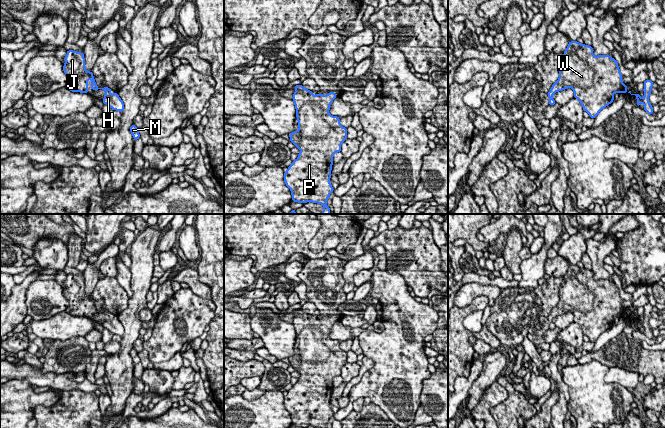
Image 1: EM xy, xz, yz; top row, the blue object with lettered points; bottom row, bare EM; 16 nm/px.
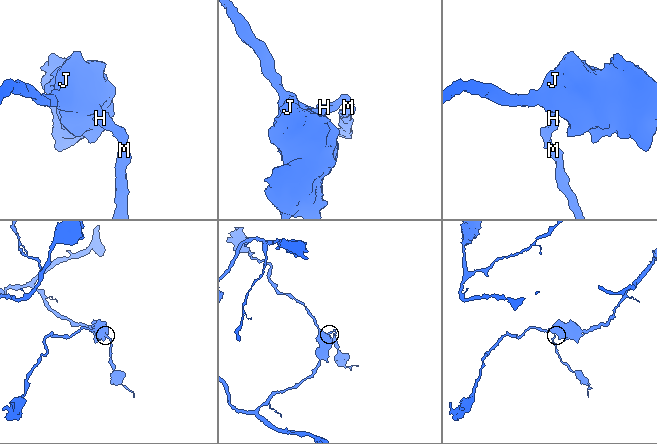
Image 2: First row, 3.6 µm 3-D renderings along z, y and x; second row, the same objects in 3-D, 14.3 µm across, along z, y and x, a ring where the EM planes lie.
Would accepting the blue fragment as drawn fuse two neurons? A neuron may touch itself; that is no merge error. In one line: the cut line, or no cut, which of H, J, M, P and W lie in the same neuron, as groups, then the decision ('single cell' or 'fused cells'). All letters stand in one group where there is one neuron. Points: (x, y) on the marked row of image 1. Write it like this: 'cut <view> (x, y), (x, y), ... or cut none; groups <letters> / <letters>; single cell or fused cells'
cut none; groups H J M P W; single cell

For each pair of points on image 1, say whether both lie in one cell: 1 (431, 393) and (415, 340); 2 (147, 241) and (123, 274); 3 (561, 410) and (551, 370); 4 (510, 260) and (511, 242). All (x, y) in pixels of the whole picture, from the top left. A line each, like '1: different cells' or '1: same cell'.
1: different cells
2: different cells
3: same cell
4: same cell

